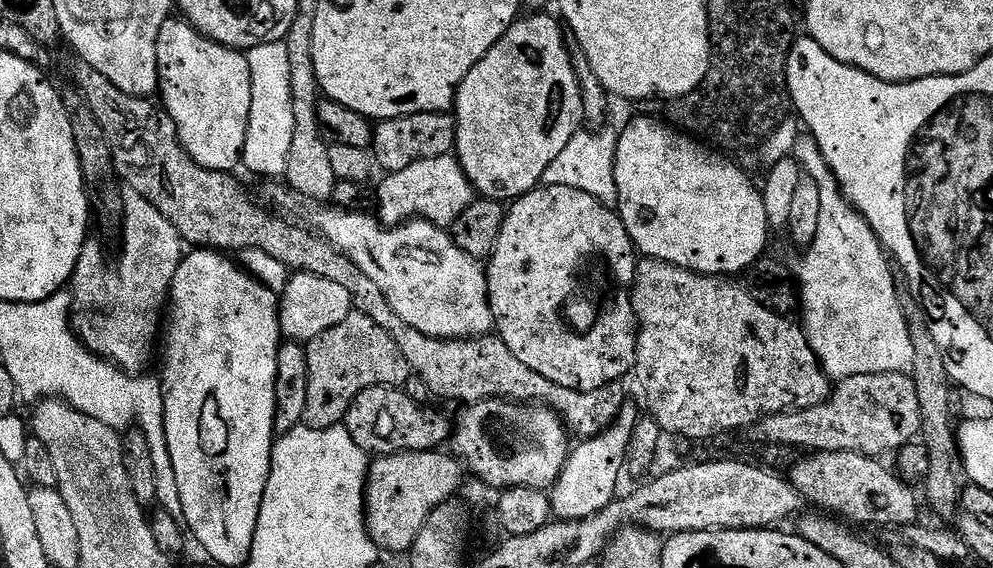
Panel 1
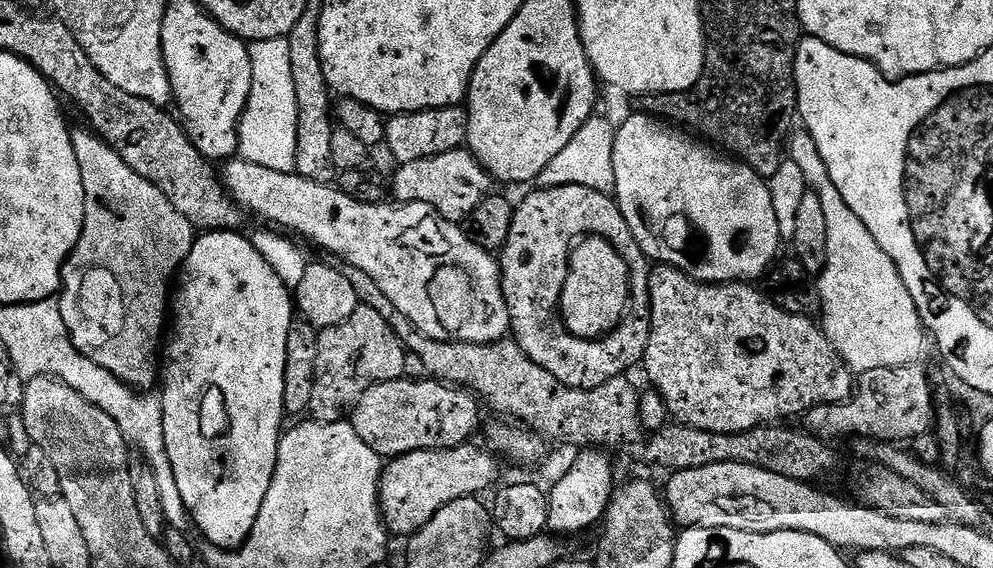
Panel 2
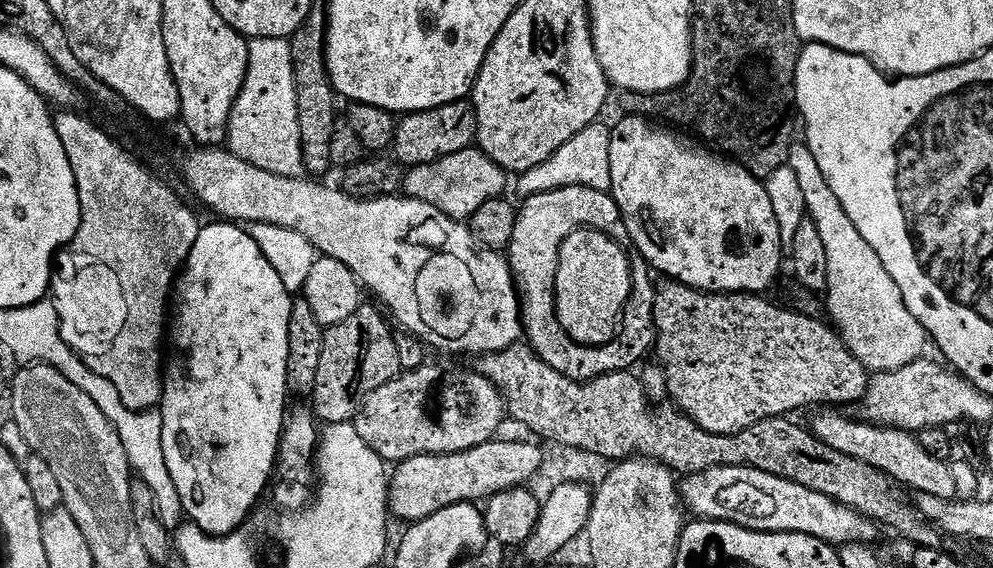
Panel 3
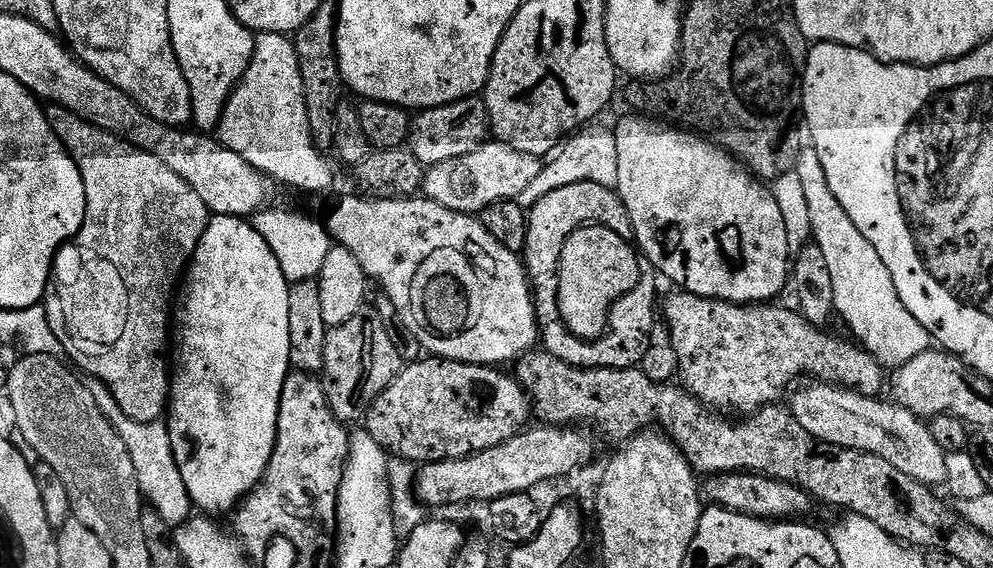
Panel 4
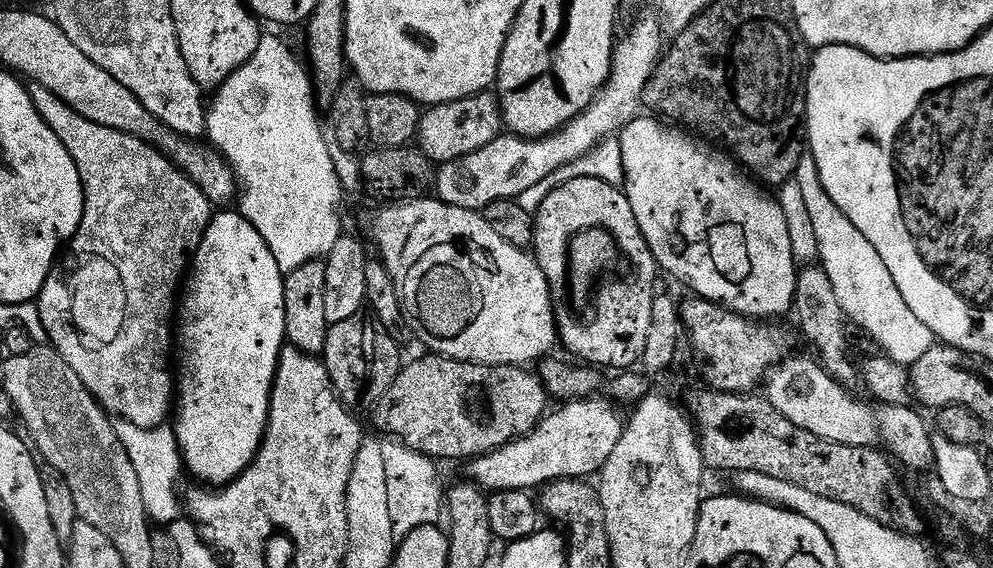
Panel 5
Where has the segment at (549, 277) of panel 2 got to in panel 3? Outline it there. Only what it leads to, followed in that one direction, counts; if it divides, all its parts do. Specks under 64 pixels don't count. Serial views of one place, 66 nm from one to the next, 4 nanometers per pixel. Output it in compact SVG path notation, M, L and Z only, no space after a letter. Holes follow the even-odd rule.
M566 186L534 194L519 205L514 238L506 250L506 259L508 269L512 271L512 280L516 283L516 295L520 297L522 332L536 357L566 378L585 382L611 372L627 372L635 369L635 364L655 345L655 320L649 305L633 305L630 313L623 317L617 336L598 348L576 344L567 336L556 317L559 252L566 238L580 228L596 228L598 231L616 234L621 231L623 222L611 194L590 190L586 186Z

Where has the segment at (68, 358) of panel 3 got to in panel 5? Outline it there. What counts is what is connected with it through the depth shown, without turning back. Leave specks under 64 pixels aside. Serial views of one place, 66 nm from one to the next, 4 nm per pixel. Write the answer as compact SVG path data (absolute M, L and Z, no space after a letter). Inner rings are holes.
M119 418L113 419L112 425L118 434L118 442L122 442L126 454L130 454L130 462L138 473L138 487L142 489L142 502L149 521L156 526L167 526L181 519L182 496L176 493L176 487L180 484L180 472L185 471L185 466L176 441L175 427L143 428Z

